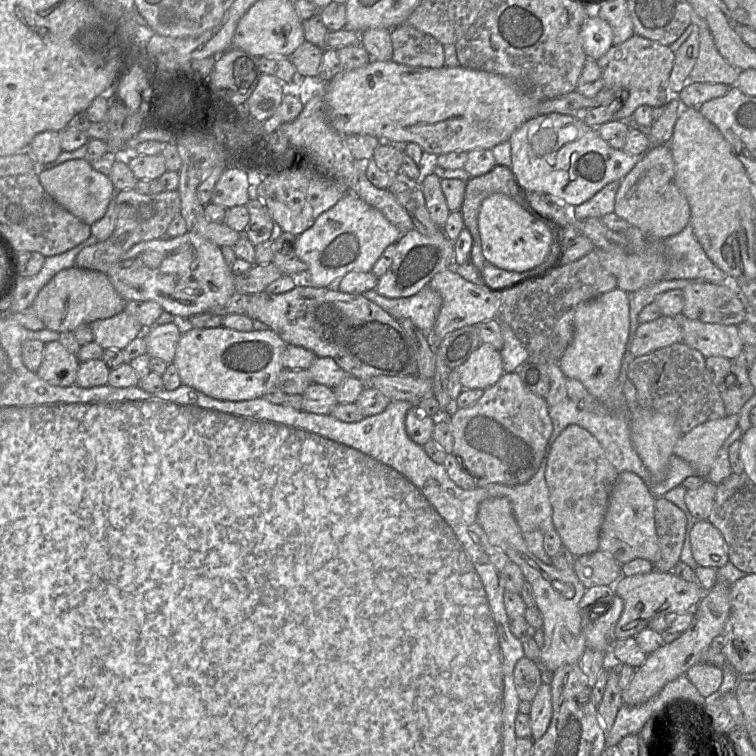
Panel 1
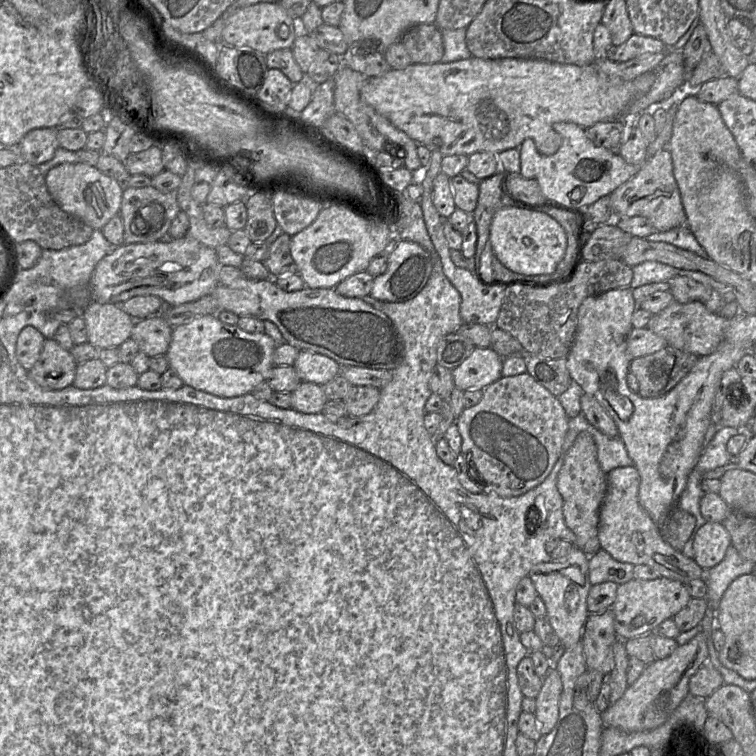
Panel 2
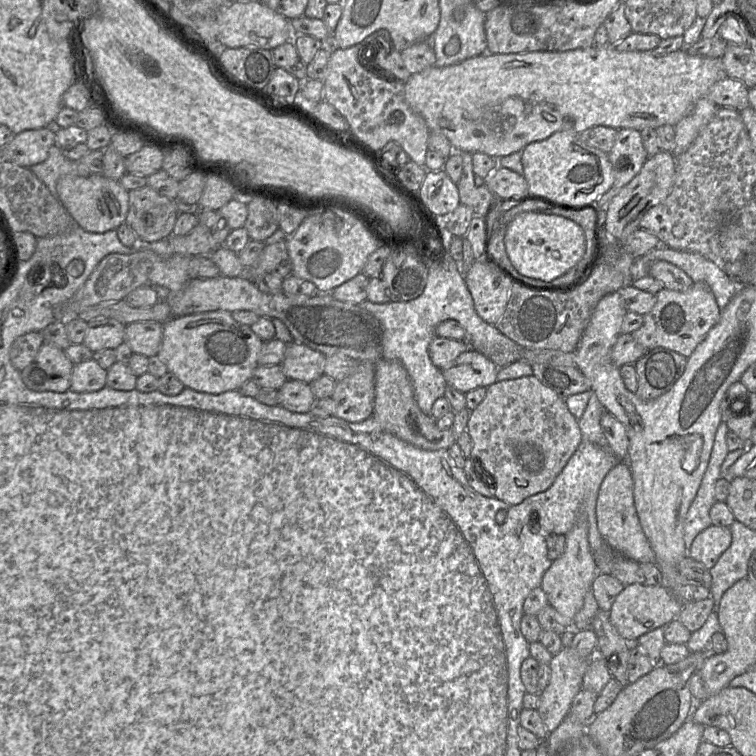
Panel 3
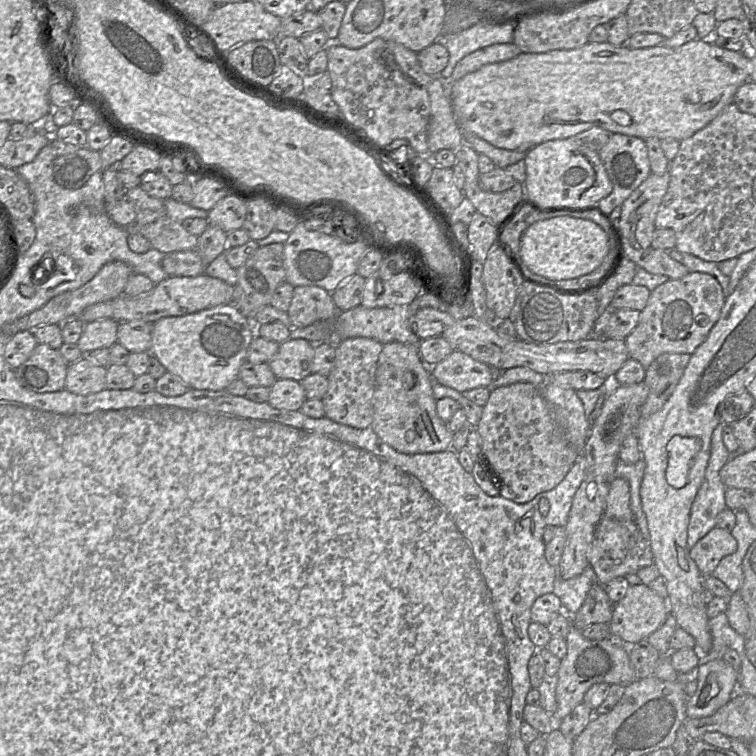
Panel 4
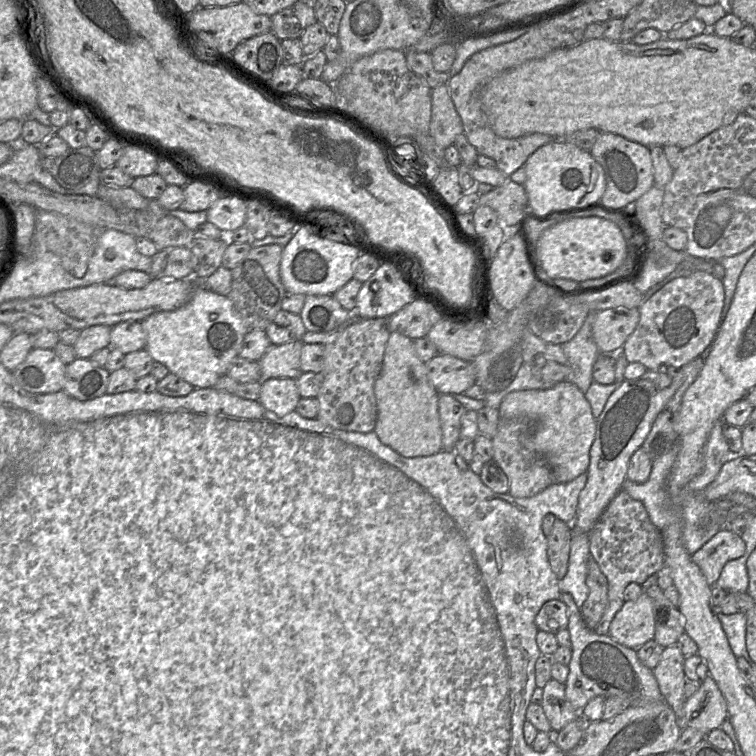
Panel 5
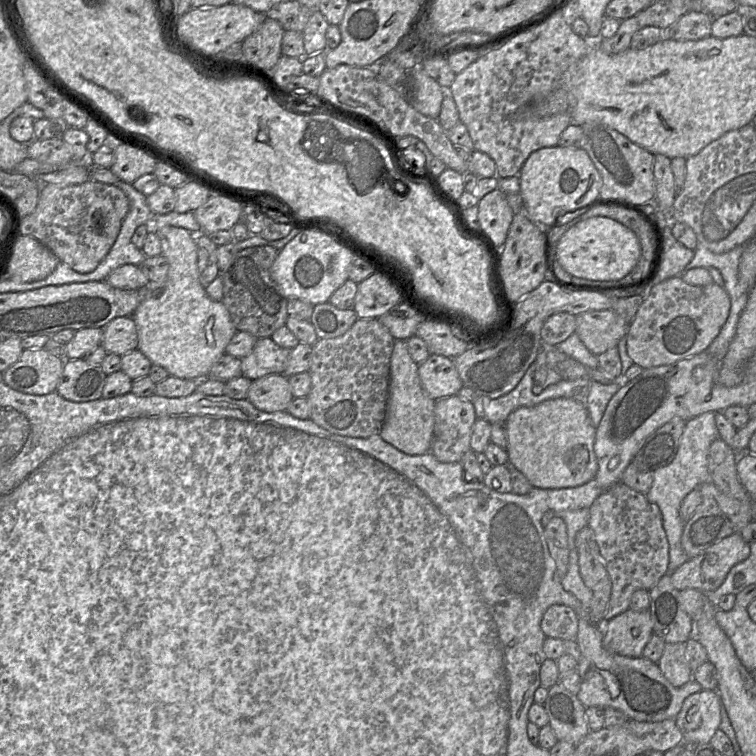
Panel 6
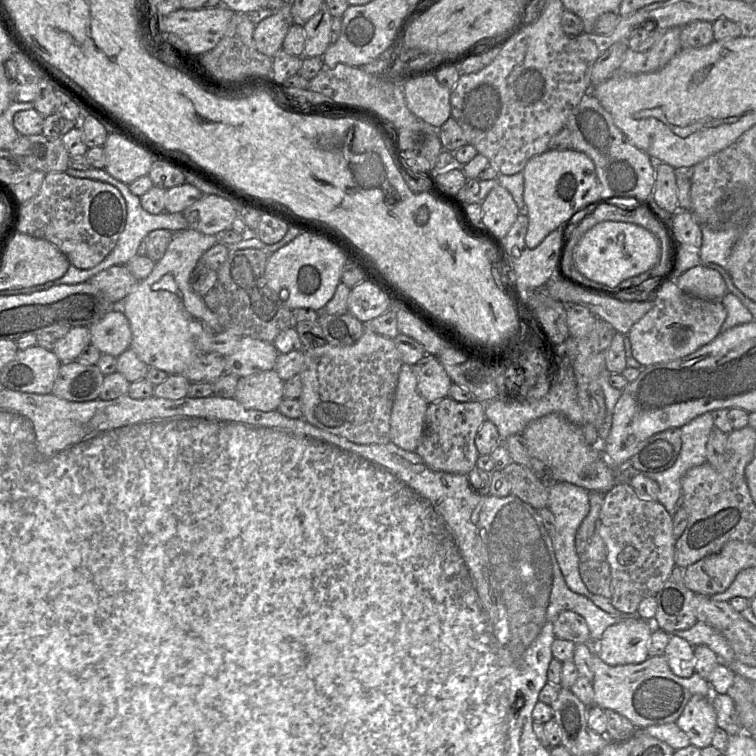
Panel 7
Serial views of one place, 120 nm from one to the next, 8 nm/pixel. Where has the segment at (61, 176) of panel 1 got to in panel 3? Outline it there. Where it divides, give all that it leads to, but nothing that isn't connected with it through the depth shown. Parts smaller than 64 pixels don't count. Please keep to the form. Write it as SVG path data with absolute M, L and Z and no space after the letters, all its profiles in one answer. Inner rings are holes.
M65 175L56 184L57 197L74 221L85 231L104 233L116 230L125 222L129 209L128 192L120 181L103 175L87 177Z

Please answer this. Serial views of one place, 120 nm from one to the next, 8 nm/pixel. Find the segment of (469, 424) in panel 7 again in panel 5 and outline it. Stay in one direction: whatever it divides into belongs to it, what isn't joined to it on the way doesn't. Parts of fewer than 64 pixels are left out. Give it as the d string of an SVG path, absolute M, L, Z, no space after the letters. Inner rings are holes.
M440 394L438 413L442 430L443 450L454 450L460 440L461 417L465 413L464 406L451 394Z

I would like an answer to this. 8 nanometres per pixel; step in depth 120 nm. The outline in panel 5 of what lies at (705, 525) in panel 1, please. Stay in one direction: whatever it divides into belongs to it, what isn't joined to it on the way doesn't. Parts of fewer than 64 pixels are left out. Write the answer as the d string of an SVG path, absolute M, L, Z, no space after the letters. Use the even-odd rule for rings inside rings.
M720 529L691 560L699 567L709 586L717 582L724 565L745 553L745 543L740 536L727 529Z

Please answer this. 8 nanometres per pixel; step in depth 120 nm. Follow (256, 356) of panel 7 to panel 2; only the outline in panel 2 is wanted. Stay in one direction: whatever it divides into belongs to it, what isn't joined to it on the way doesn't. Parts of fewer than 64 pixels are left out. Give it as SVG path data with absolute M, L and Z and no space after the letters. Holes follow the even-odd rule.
M300 350L293 367L303 382L318 385L331 381L341 371L341 366L335 360L307 350Z

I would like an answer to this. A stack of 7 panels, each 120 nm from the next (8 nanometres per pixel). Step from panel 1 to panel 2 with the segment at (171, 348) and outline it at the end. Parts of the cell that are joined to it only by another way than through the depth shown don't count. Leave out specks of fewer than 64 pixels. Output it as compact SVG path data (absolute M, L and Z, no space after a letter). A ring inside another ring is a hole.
M159 314L136 320L131 338L148 357L166 356L172 339L171 327Z

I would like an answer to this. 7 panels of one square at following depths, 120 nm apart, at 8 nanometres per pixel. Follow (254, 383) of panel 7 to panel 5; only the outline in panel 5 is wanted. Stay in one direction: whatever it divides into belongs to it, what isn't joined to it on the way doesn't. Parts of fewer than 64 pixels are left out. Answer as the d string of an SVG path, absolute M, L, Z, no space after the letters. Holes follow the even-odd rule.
M271 378L261 381L258 401L269 411L284 416L297 407L301 396L296 379Z

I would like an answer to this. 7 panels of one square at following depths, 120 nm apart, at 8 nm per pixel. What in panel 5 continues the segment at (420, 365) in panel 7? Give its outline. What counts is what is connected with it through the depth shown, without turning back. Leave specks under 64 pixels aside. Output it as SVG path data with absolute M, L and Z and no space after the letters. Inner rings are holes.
M438 353L425 364L428 379L439 394L463 394L476 383L471 362Z

